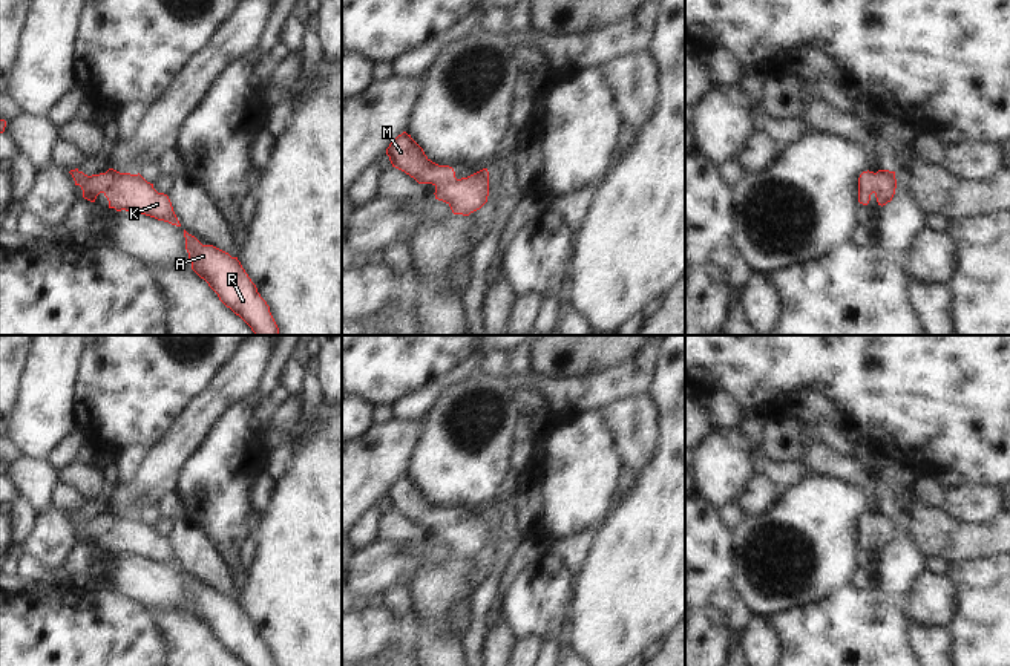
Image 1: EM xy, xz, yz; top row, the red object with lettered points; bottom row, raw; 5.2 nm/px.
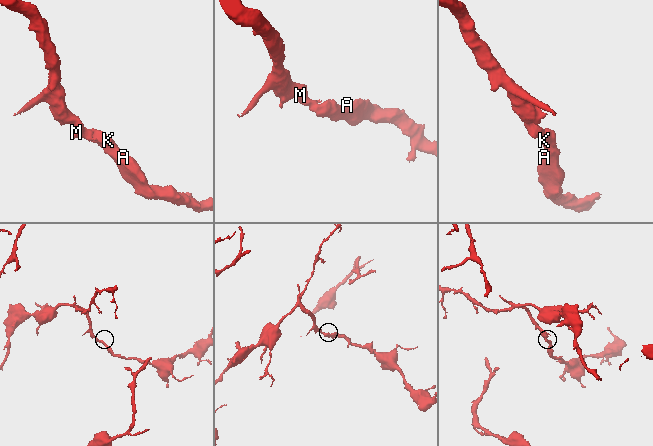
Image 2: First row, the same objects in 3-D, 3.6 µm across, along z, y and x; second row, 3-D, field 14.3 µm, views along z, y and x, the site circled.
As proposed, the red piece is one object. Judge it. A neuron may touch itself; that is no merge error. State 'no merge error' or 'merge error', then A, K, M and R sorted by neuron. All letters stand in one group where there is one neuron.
no merge error; A K M R

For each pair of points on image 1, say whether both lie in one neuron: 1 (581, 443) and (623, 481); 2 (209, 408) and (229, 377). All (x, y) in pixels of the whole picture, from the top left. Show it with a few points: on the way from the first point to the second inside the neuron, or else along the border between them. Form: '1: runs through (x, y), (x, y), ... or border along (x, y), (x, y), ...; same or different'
1: border along (624, 464), (616, 479), (616, 498); different
2: runs through (213, 400), (227, 385); same

